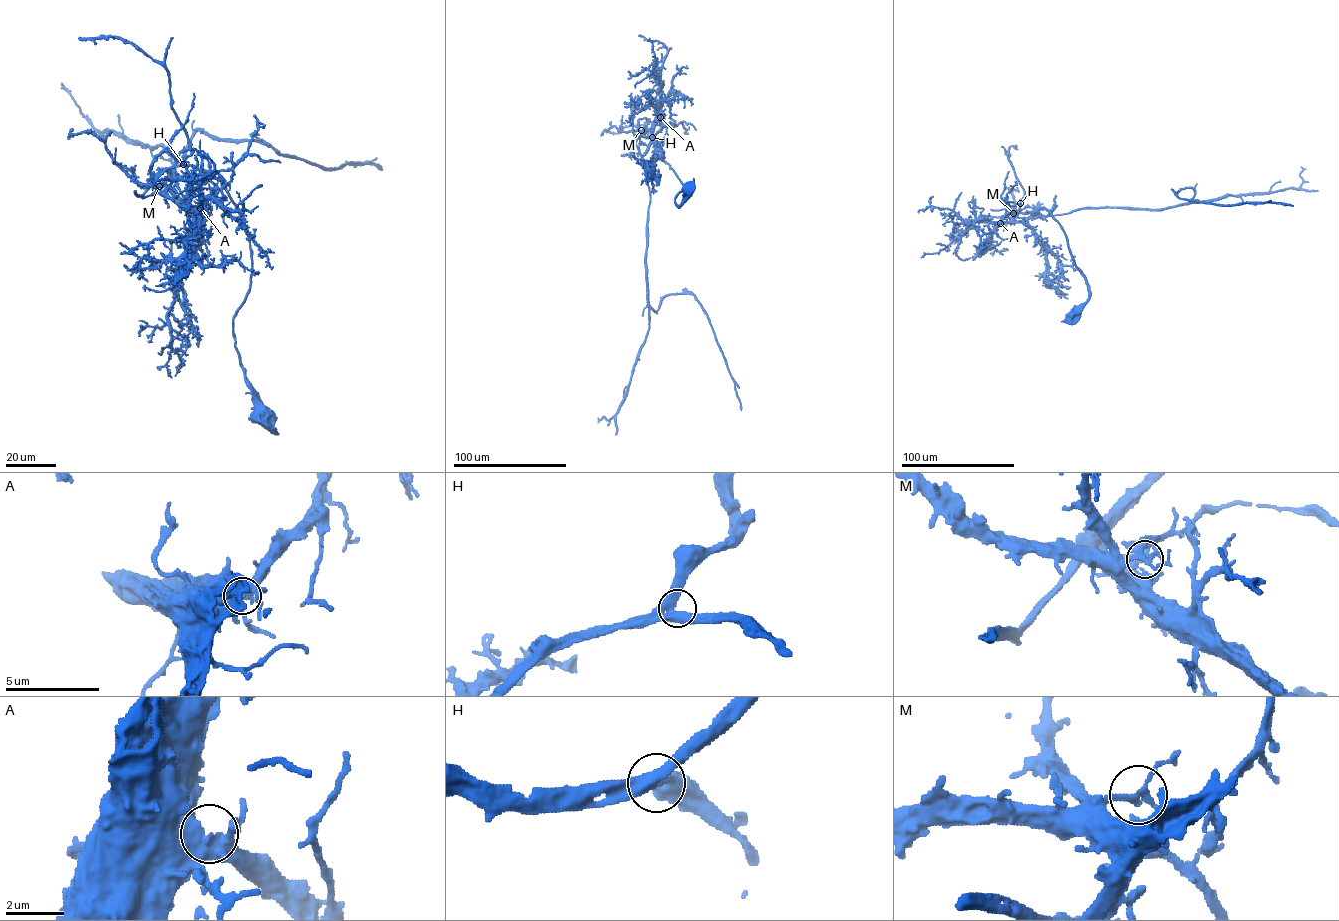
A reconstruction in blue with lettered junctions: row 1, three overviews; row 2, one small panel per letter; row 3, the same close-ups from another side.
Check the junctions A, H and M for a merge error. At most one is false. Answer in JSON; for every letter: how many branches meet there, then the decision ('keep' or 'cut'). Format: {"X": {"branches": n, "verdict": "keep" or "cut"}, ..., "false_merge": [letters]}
{"A": {"branches": 4, "verdict": "keep"}, "H": {"branches": 3, "verdict": "keep"}, "M": {"branches": 4, "verdict": "cut"}, "false_merge": ["M"]}

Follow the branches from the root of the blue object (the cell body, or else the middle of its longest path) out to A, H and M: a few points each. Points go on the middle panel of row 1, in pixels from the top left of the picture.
A: (687, 188), (678, 206), (675, 199), (683, 185), (656, 154), (653, 142), (653, 124), (660, 117)
H: (687, 188), (678, 206), (675, 199), (682, 189), (681, 182), (656, 154), (650, 132), (639, 135), (652, 137)
M: (687, 188), (685, 198), (678, 206), (675, 199), (683, 185), (670, 166), (656, 154), (650, 132), (641, 130)

